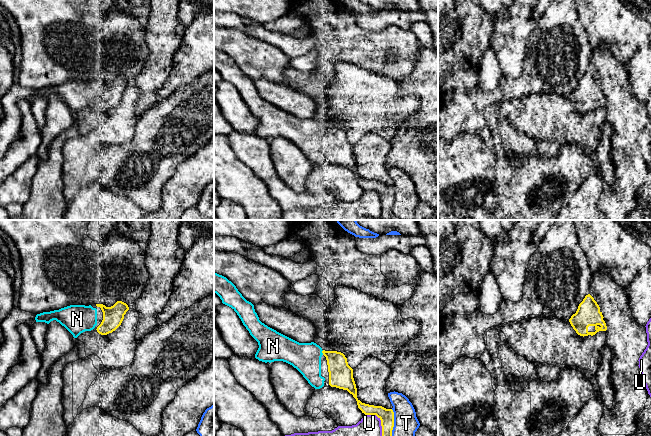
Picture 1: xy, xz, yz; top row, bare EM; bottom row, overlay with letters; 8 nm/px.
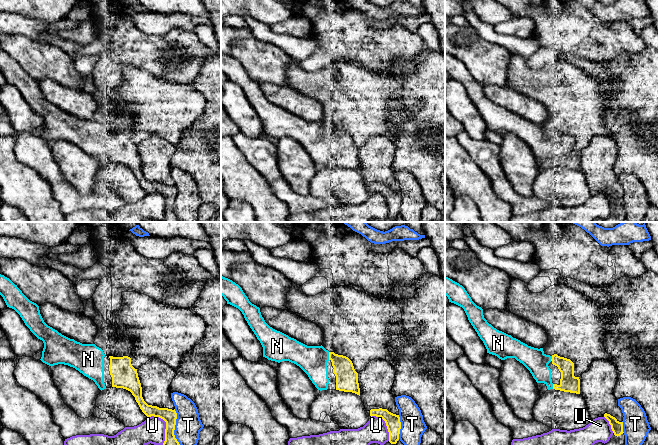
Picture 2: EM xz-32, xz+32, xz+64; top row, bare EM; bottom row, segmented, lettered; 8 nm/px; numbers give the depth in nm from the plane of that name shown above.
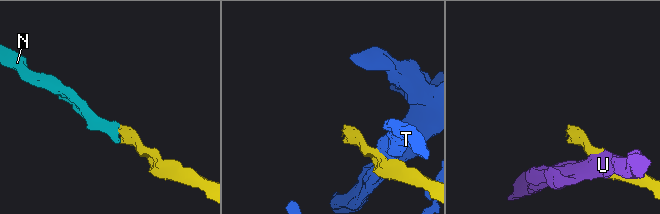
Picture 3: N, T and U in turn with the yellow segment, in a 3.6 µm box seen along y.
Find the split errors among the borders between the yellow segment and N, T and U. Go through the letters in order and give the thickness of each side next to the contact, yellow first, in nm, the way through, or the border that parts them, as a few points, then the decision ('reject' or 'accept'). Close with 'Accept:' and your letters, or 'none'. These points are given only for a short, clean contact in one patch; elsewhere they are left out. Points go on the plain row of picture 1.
N: calibres 190 and 240 nm; accept
T: calibres 120 and 190 nm; reject
U: calibres 120 and 190 nm; reject
Accept: N

